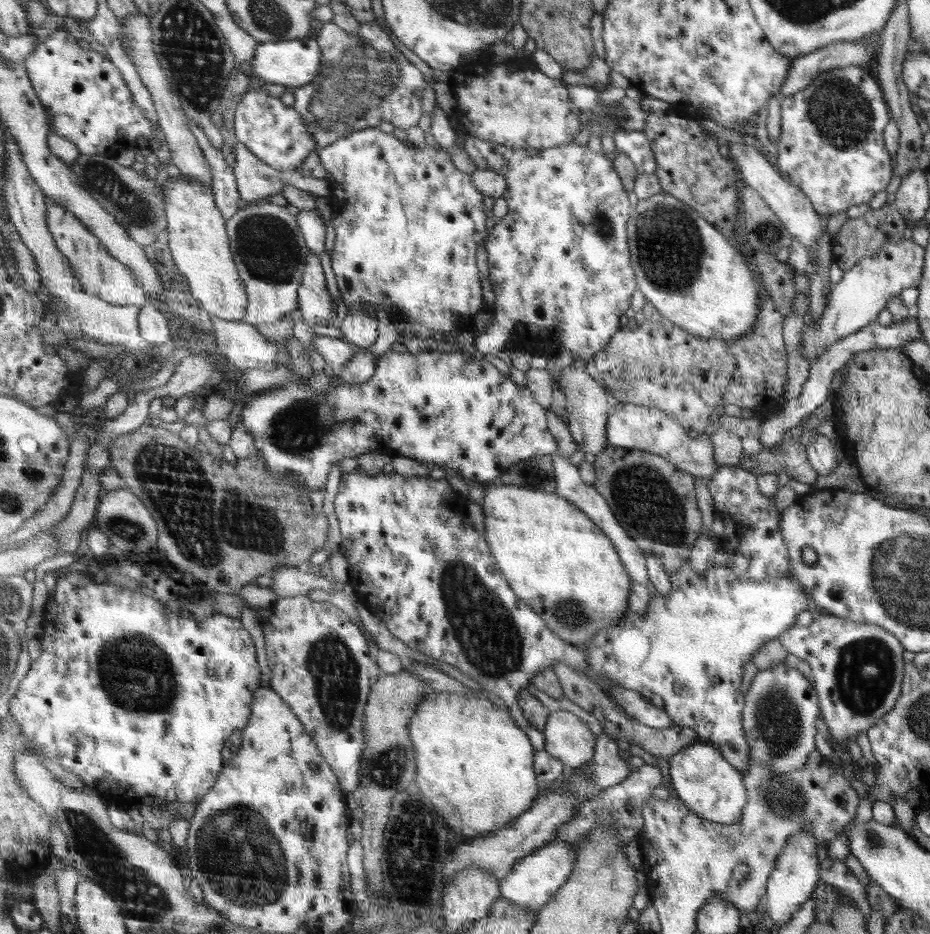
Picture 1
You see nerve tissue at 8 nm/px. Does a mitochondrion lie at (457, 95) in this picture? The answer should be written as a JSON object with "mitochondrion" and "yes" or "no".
{"mitochondrion":"no"}

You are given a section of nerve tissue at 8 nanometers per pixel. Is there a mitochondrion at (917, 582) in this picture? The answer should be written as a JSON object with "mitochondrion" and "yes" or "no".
{"mitochondrion":"yes"}

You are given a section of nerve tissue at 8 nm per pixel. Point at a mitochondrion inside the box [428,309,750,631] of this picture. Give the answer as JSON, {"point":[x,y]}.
{"point":[635,486]}

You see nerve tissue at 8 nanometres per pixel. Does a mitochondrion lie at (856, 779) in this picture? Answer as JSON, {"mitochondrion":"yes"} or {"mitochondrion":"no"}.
{"mitochondrion":"no"}

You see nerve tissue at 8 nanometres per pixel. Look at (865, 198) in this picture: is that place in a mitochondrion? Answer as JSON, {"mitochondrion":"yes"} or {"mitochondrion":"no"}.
{"mitochondrion":"no"}

